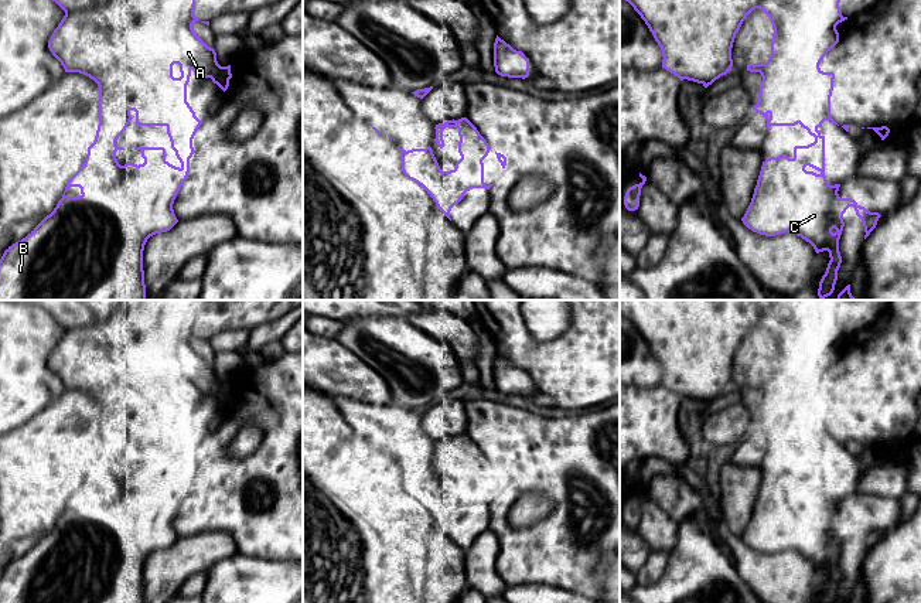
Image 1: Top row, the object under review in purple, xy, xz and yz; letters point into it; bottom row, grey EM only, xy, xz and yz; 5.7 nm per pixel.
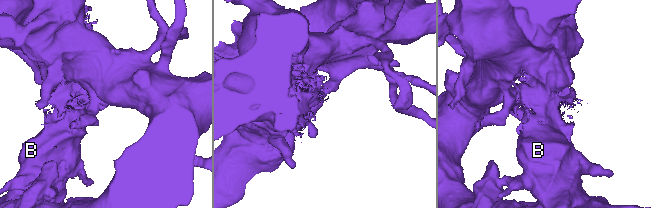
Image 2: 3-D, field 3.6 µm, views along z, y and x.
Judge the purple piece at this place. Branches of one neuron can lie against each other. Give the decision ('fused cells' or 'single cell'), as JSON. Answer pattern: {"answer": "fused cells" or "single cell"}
{"answer": "fused cells"}

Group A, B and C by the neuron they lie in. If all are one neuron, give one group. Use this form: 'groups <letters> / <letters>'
groups A / B C

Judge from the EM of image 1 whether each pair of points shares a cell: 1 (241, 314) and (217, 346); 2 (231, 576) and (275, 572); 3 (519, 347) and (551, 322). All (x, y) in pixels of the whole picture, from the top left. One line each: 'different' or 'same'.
1: different
2: same
3: different

